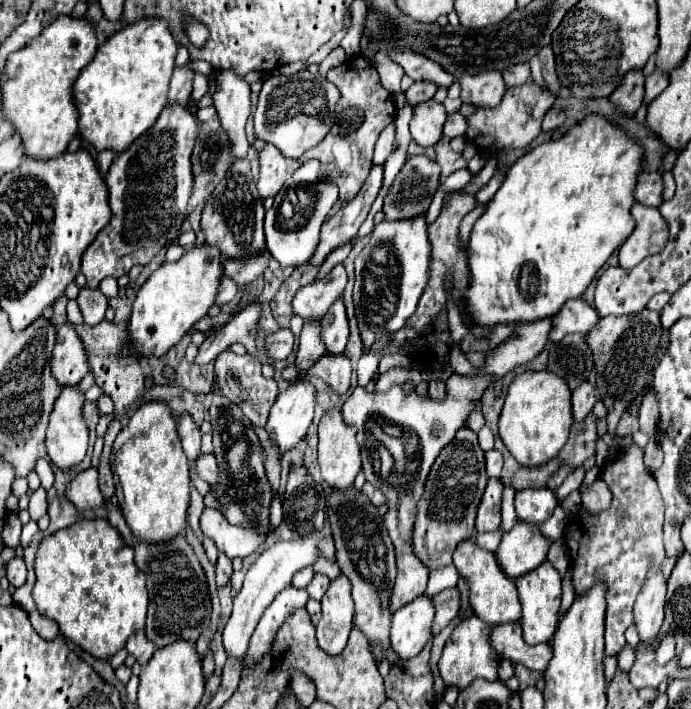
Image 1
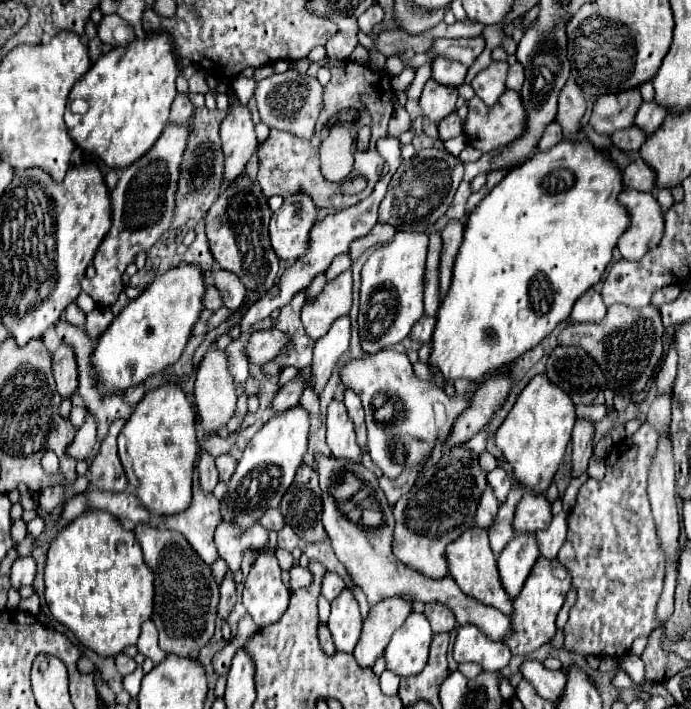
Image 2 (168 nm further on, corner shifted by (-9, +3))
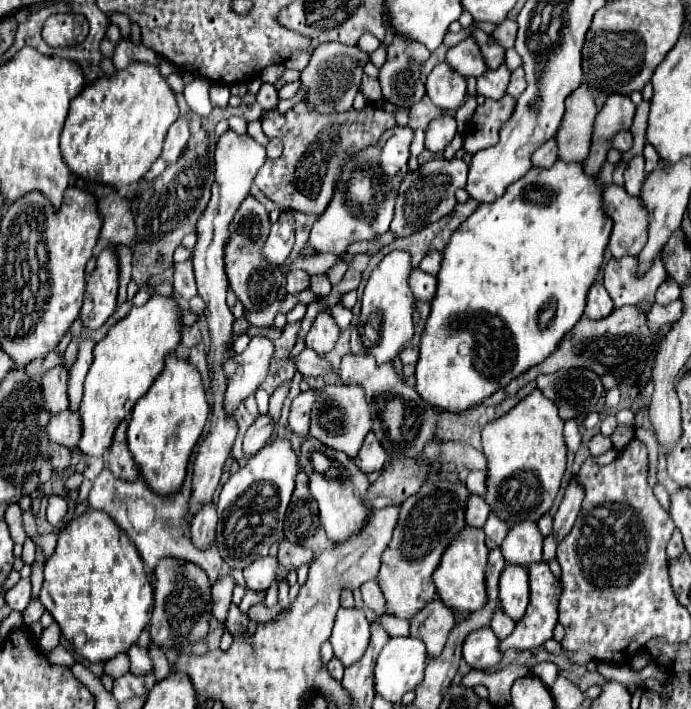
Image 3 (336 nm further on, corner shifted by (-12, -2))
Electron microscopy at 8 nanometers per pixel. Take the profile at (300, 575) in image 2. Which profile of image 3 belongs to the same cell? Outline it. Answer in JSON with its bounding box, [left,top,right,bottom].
[247,603,280,624]

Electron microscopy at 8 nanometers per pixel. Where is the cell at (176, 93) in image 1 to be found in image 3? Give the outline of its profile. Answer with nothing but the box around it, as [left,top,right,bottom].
[162,118,190,166]

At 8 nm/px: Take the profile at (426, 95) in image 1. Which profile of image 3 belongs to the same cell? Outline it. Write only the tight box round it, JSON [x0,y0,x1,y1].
[446,38,488,76]

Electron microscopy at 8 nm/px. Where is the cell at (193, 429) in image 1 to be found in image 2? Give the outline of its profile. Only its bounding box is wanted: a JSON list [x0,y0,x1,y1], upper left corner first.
[199,451,217,493]

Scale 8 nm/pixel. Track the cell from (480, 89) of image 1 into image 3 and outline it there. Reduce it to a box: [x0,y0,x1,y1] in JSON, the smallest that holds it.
[478,64,510,100]

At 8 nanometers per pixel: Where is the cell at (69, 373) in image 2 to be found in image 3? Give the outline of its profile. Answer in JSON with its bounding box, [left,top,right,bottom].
[42,366,68,414]

